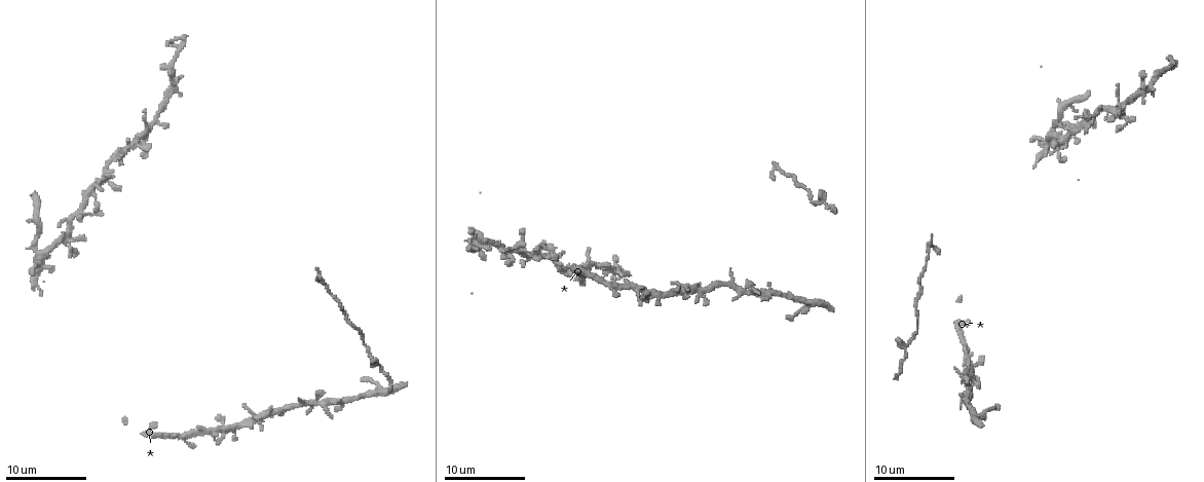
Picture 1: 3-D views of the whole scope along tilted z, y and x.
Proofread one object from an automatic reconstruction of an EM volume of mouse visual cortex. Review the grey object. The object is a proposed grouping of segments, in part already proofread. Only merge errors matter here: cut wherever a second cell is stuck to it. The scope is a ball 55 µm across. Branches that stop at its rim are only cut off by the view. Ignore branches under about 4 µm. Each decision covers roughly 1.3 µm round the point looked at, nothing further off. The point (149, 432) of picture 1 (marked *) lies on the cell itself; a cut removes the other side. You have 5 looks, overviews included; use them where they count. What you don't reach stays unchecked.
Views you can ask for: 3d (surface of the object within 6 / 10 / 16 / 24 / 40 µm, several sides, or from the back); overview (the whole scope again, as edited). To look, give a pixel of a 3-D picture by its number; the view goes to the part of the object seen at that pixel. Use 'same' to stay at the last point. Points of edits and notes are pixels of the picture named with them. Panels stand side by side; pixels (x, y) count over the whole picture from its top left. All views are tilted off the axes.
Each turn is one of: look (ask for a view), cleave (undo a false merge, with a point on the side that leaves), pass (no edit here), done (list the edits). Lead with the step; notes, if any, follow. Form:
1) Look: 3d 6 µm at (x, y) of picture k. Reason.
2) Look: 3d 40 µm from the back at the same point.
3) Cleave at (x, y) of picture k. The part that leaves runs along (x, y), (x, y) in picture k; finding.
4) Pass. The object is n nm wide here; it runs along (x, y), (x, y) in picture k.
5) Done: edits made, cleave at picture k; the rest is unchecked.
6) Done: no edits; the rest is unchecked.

Look: 3d 16 µm at (67, 237) of picture 1. Looks like a crossing.

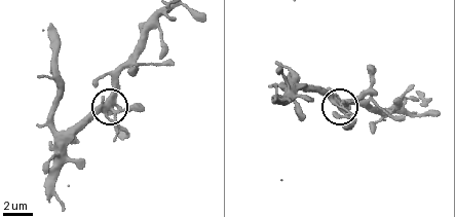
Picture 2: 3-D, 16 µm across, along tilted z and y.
Pass. 5 arms meet here; all the same cell.

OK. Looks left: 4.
Look: 3d 6 µm at (134, 143) of picture 1. Looks like a crossing.

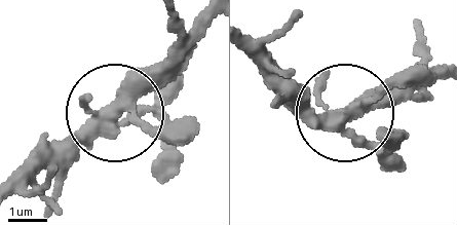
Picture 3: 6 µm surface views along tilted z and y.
Look: 3d 6 µm from the back at (120, 108) of picture 3.

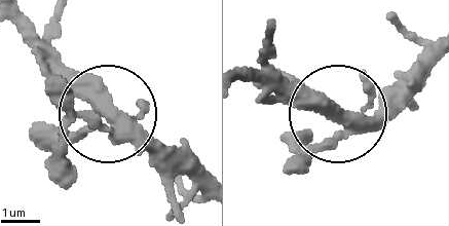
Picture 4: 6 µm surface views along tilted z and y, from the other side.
Pass. All the same cell.

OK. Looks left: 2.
Look: 3d 10 µm at (91, 193) of picture 1. Thin arm on a thick one.

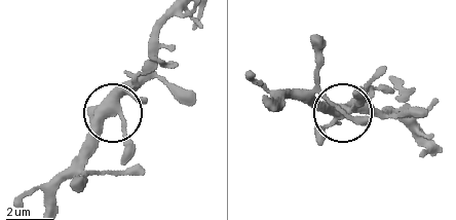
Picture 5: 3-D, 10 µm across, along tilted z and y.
Pass. 4 arms meet here; one cell here.

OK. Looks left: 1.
Done: no edits; the rest is unchecked.

